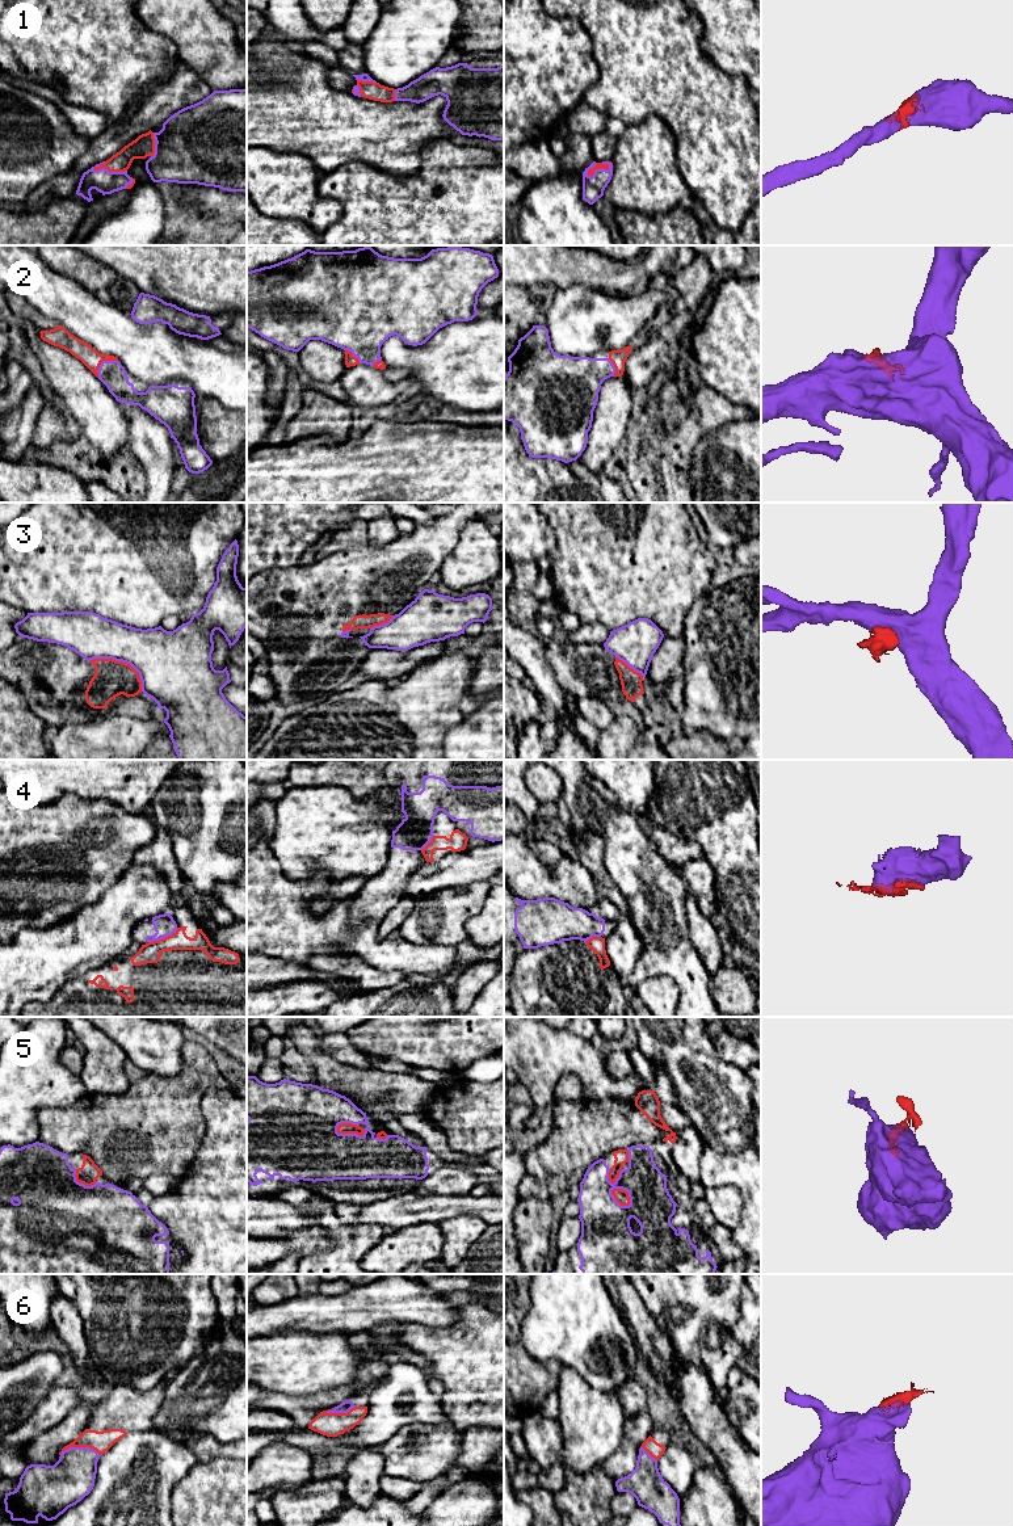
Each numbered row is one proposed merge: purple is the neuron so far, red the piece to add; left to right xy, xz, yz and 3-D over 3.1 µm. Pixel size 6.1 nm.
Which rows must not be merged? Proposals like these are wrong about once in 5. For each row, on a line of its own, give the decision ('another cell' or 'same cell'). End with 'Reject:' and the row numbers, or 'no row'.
1: same cell
2: same cell
3: another cell
4: another cell
5: same cell
6: same cell
Reject: 3, 4

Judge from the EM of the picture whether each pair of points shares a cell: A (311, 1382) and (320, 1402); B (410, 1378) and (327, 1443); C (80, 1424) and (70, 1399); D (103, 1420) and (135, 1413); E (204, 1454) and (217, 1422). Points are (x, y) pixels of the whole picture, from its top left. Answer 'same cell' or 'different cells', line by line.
A: different cells
B: same cell
C: different cells
D: same cell
E: different cells

